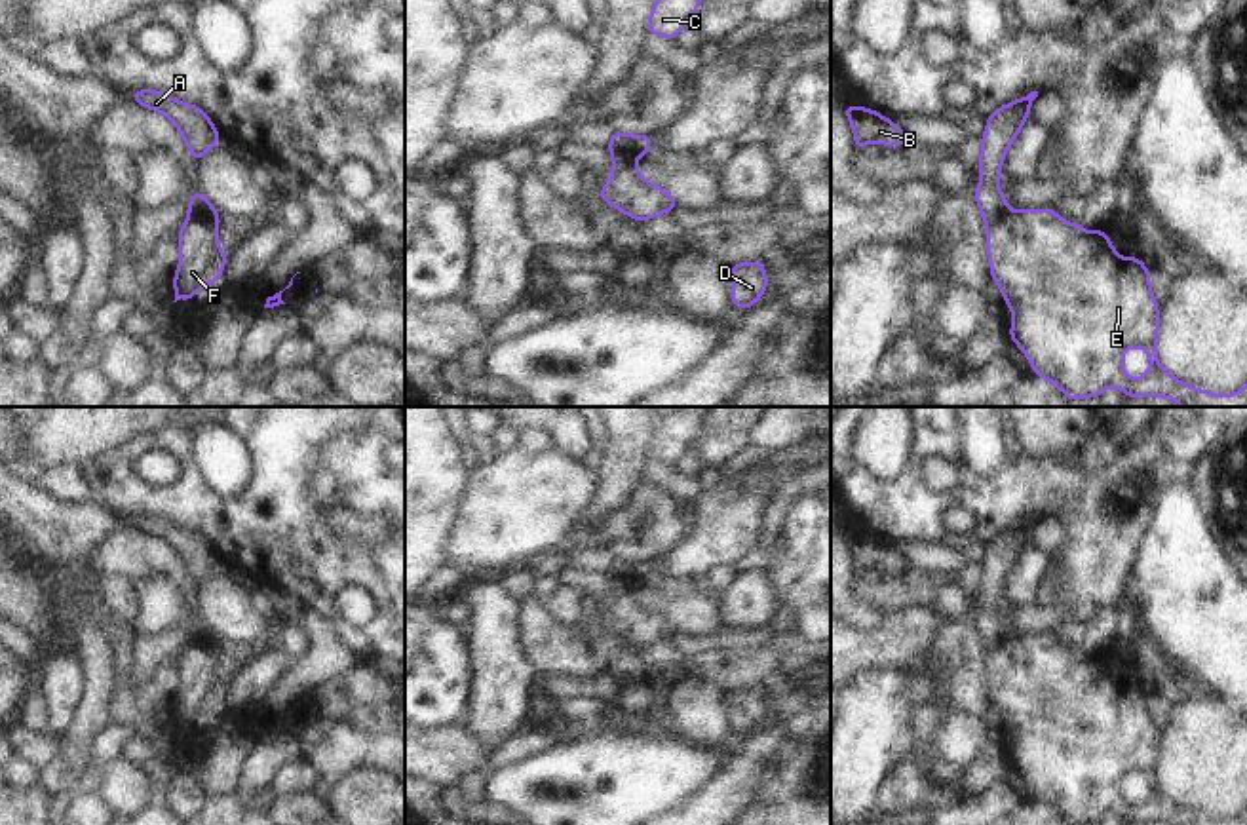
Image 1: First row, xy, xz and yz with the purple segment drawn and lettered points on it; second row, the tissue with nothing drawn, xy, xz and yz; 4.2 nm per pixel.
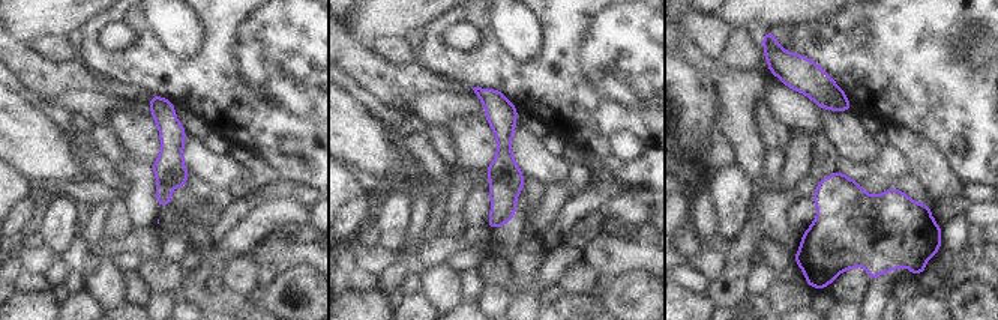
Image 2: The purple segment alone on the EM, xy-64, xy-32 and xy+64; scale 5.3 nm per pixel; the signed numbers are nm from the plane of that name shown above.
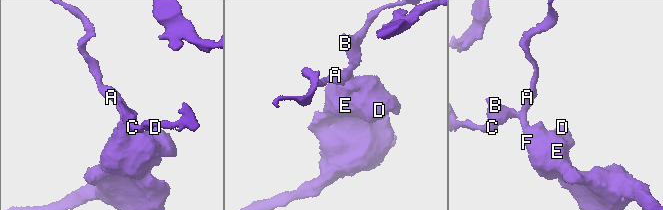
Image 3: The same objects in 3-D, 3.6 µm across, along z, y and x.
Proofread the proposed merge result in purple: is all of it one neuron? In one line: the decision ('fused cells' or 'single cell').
fused cells

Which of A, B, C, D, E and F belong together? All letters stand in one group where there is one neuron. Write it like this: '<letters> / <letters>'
A B C / D E F

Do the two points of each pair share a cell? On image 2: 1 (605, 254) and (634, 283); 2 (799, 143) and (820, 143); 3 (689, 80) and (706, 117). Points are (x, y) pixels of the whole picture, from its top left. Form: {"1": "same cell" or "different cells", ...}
{"1": "different cells", "2": "different cells", "3": "same cell"}

